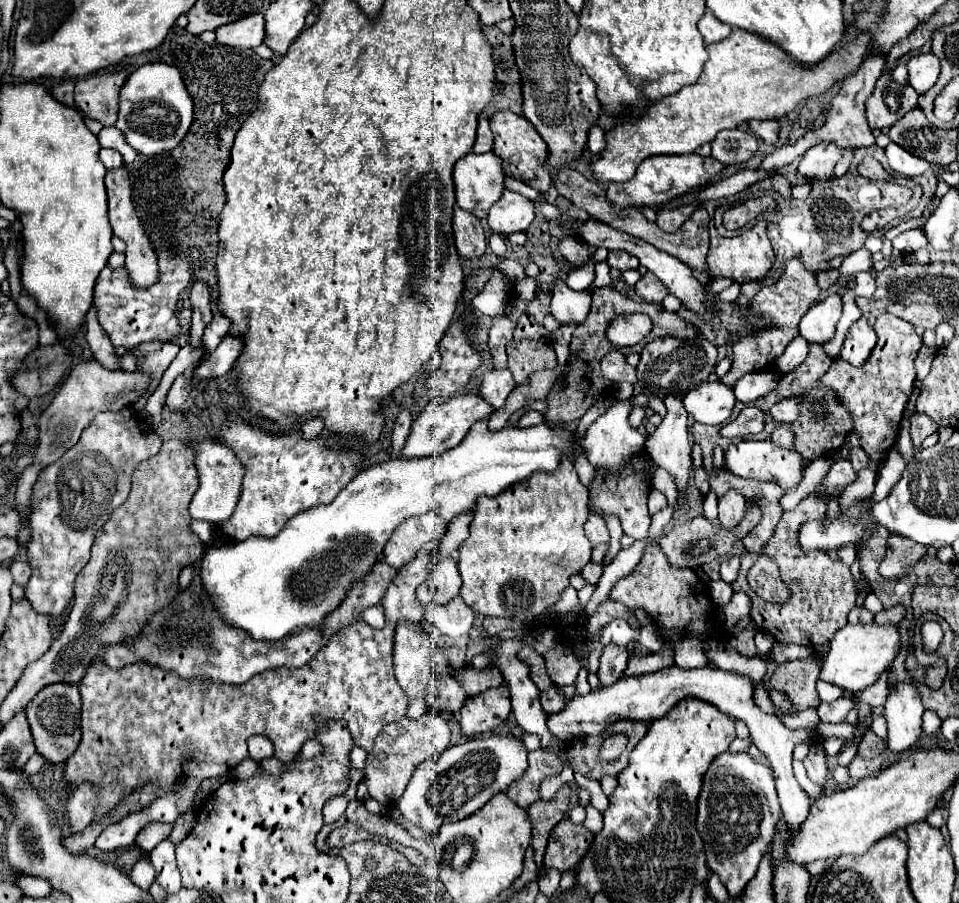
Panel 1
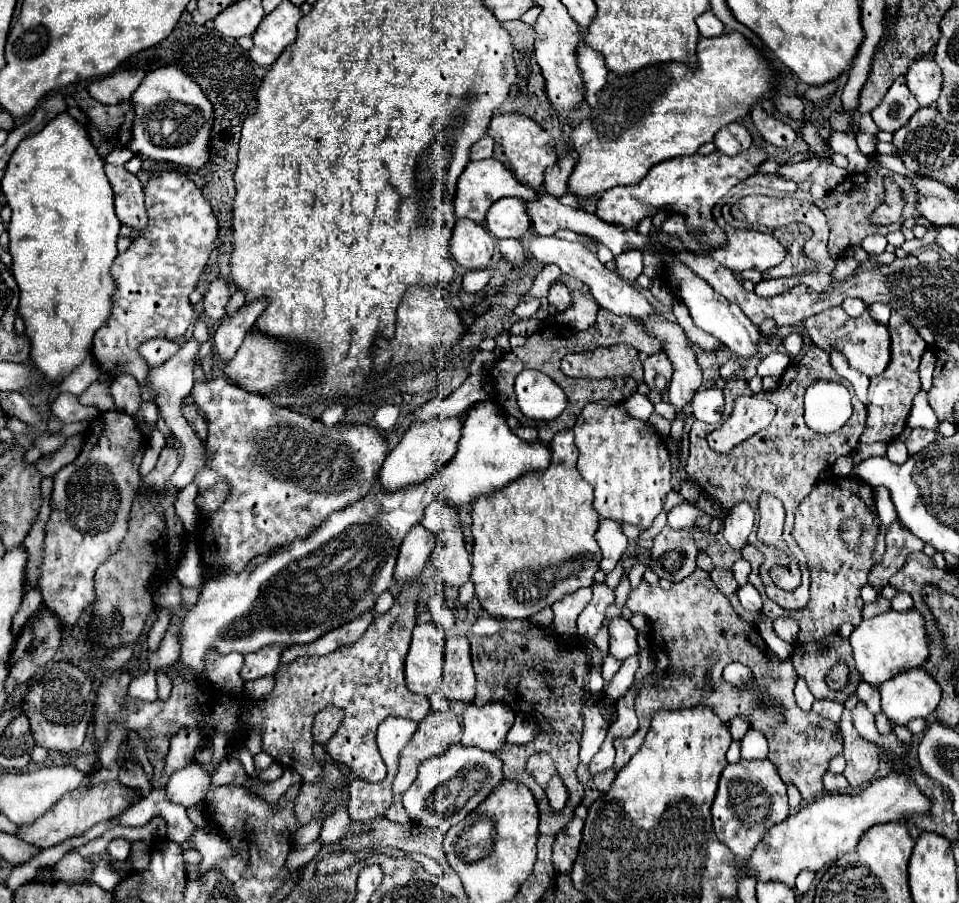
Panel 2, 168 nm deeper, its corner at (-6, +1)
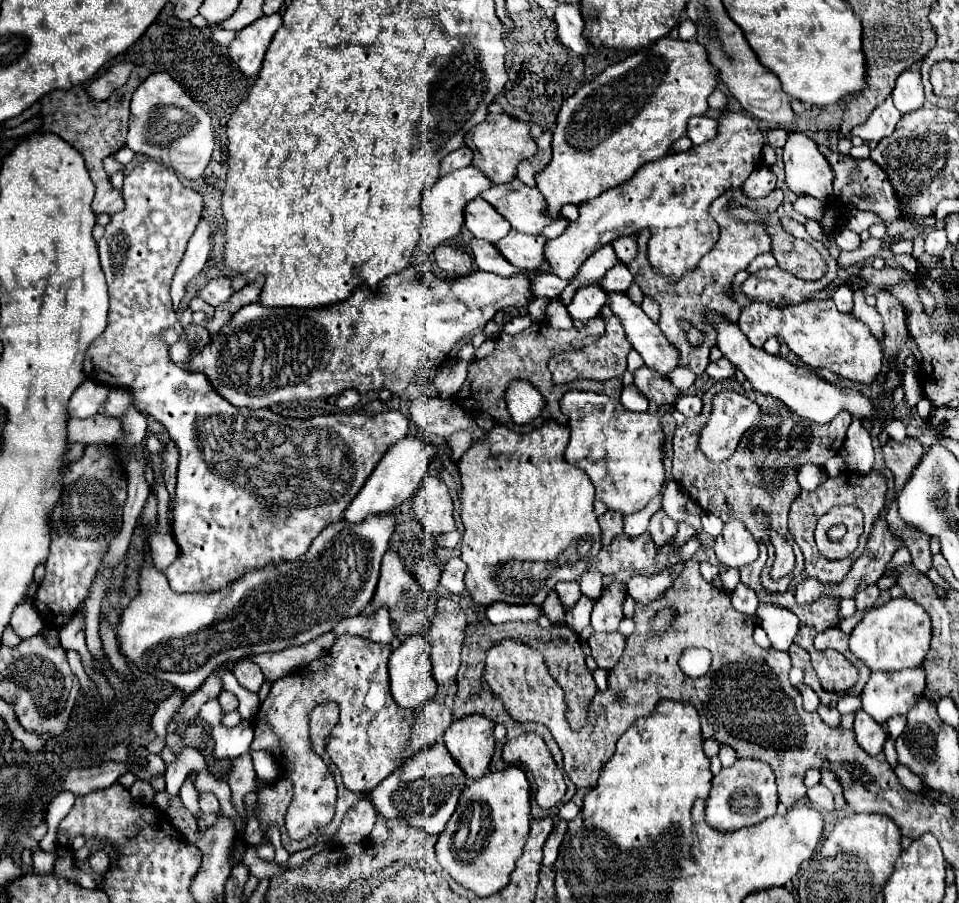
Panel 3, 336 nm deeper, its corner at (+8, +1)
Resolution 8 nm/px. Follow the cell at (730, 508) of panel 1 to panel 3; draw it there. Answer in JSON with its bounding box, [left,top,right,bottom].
[715,520,759,568]

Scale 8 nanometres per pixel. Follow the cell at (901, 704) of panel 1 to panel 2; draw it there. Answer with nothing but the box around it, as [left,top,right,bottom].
[879,668,939,726]

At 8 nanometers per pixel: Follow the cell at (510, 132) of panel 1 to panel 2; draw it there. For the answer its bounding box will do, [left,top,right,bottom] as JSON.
[489,112,557,190]

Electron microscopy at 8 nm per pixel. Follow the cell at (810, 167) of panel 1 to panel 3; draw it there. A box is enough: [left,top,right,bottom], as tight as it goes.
[743,166,777,198]

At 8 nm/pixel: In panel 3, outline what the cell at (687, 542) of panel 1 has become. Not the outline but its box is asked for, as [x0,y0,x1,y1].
[587,532,657,574]

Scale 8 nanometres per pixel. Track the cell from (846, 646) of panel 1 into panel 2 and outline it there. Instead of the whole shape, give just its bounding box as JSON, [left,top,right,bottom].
[849,608,929,688]

